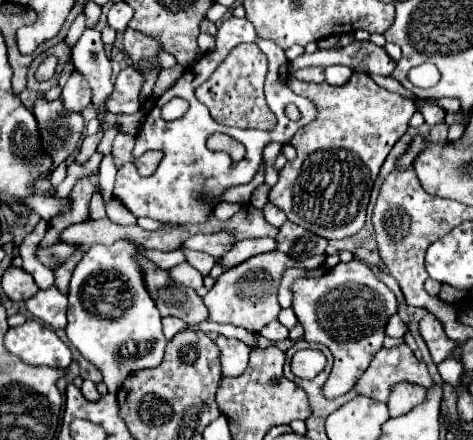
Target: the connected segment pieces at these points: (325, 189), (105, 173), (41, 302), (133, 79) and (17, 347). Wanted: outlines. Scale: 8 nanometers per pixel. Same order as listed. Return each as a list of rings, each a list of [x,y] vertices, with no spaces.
[[[355,73],[341,87],[305,83],[295,77],[287,81],[297,95],[307,97],[315,105],[317,117],[289,141],[297,149],[297,159],[285,163],[279,171],[279,181],[271,187],[269,201],[283,209],[287,219],[319,237],[351,237],[365,225],[365,211],[377,173],[395,141],[407,131],[415,103],[379,87],[365,73]]]
[[[107,153],[101,161],[101,169],[99,169],[99,185],[101,185],[101,195],[105,199],[105,203],[111,199],[113,195],[113,185],[115,185],[115,173],[117,167],[113,163],[113,155]]]
[[[49,287],[49,289],[41,289],[35,297],[31,297],[27,303],[25,303],[27,311],[45,321],[47,325],[55,327],[55,329],[65,329],[67,325],[67,319],[65,319],[65,313],[67,313],[67,295],[59,293],[59,289],[55,287]]]
[[[127,67],[117,75],[115,91],[107,101],[107,111],[119,113],[119,115],[131,115],[141,109],[139,103],[139,91],[143,87],[143,75],[137,73],[137,69]]]
[[[29,319],[17,327],[9,327],[5,335],[5,347],[9,353],[31,365],[67,367],[73,361],[69,347],[55,335],[55,331],[35,319]]]

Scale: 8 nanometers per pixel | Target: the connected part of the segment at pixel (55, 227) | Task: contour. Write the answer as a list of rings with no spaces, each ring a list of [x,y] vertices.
[[[97,175],[95,177],[87,177],[87,179],[81,179],[73,191],[69,193],[69,199],[71,199],[71,207],[65,209],[63,213],[59,213],[57,217],[53,217],[49,221],[49,227],[47,227],[47,233],[41,241],[41,247],[51,247],[55,243],[61,243],[61,233],[63,229],[67,229],[69,225],[73,223],[83,223],[83,221],[89,221],[89,201],[91,201],[91,195],[93,195],[93,187],[95,187],[95,181],[97,181]]]

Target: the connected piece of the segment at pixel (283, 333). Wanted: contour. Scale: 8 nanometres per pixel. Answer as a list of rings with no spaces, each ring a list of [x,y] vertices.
[[[271,321],[269,325],[265,325],[263,327],[263,335],[269,339],[269,341],[281,341],[281,339],[285,339],[285,337],[289,337],[289,331],[287,331],[287,327],[283,327],[279,321]]]

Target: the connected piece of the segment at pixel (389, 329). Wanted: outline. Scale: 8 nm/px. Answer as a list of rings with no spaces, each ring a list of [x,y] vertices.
[[[399,315],[389,317],[387,327],[385,327],[385,335],[387,335],[387,337],[397,337],[397,339],[401,339],[405,333],[407,333],[407,325],[401,321],[401,317],[399,317]]]

